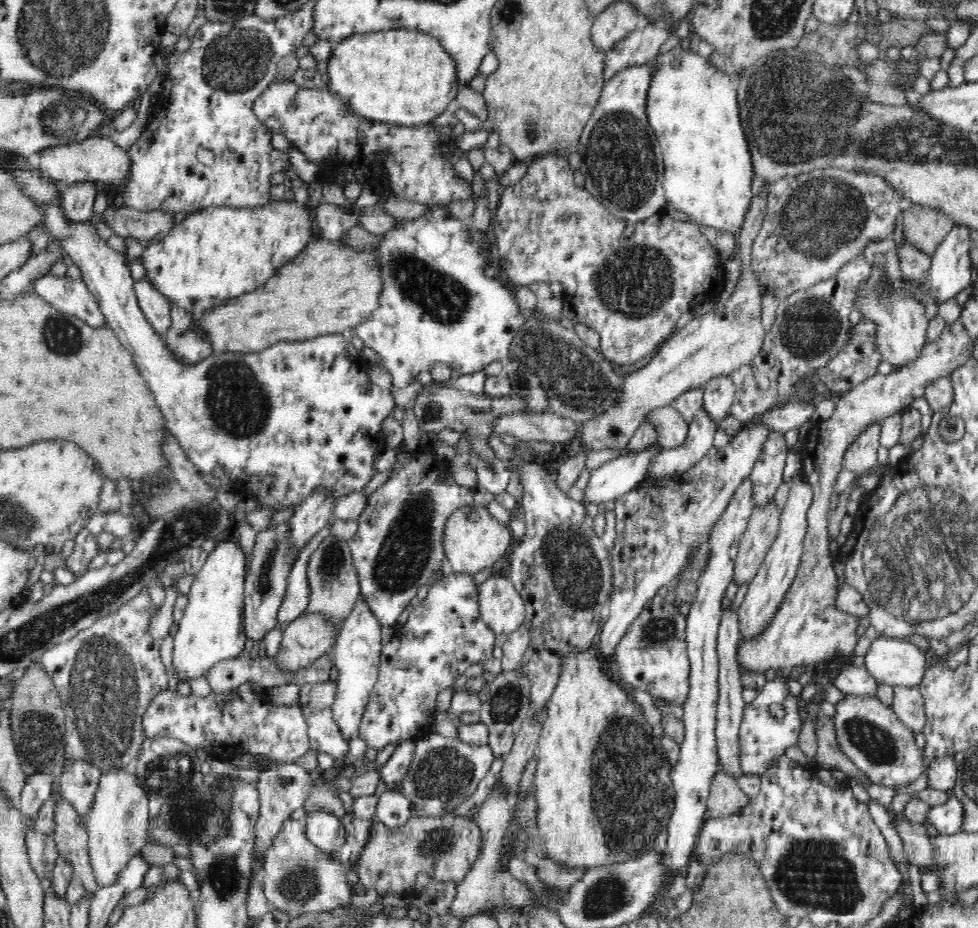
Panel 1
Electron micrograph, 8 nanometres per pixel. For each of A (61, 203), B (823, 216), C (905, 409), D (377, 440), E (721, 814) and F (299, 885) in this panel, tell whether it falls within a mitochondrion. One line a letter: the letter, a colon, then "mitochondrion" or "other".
A: other
B: mitochondrion
C: other
D: other
E: other
F: mitochondrion

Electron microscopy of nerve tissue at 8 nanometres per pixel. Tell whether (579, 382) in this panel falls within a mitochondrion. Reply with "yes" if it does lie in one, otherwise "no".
yes

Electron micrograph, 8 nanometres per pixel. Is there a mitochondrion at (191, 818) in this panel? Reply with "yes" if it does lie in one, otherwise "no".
yes

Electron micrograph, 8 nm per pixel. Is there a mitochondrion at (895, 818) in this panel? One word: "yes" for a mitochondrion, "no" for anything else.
no

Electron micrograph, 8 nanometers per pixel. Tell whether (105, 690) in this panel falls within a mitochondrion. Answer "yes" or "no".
yes

